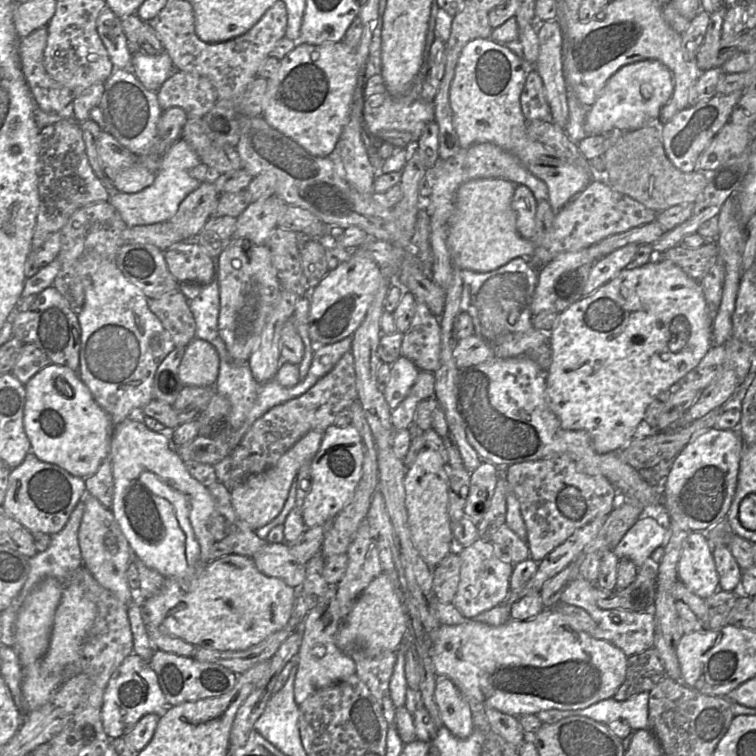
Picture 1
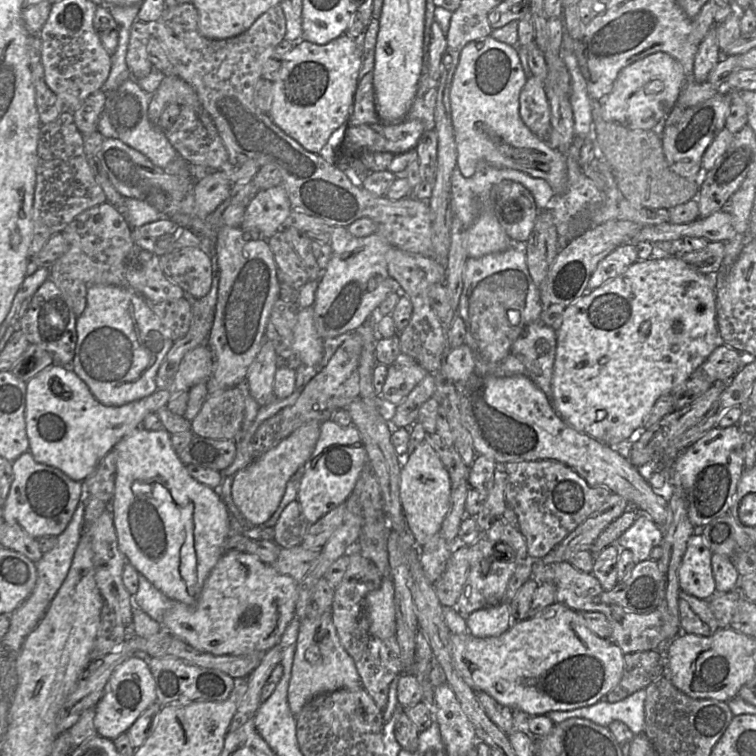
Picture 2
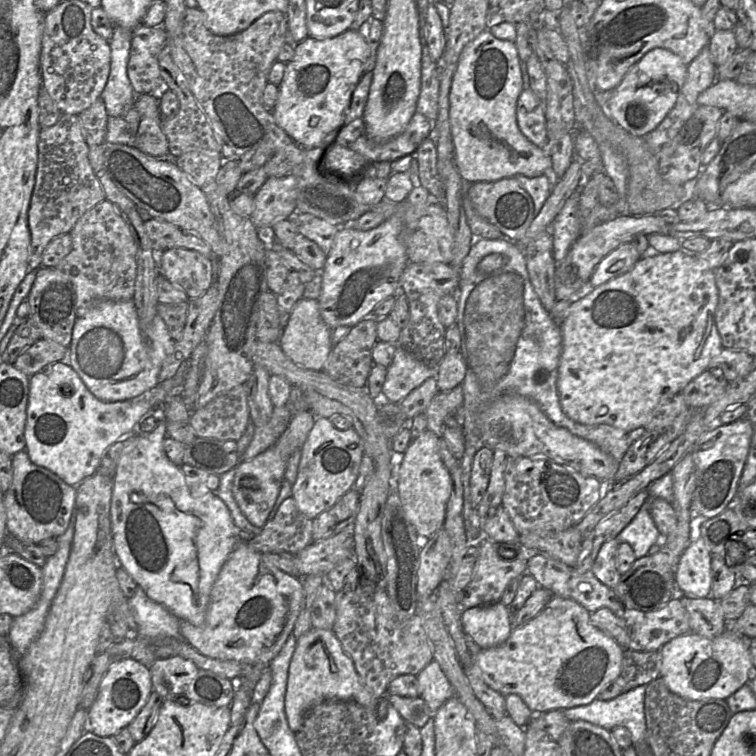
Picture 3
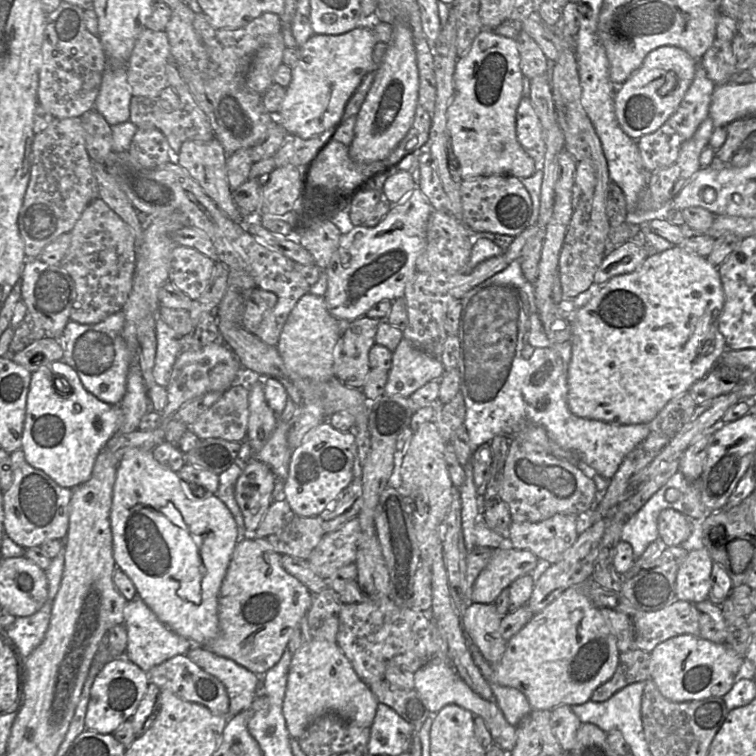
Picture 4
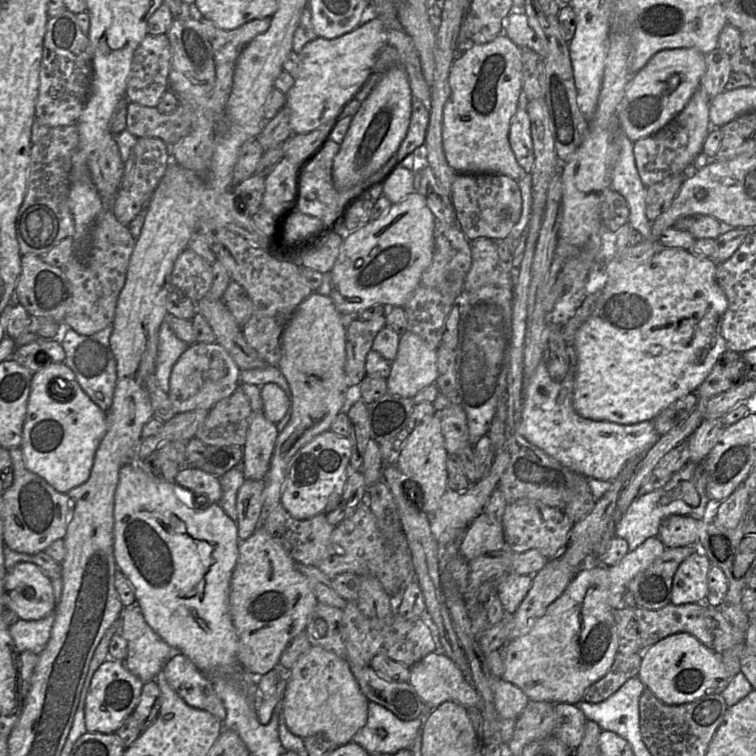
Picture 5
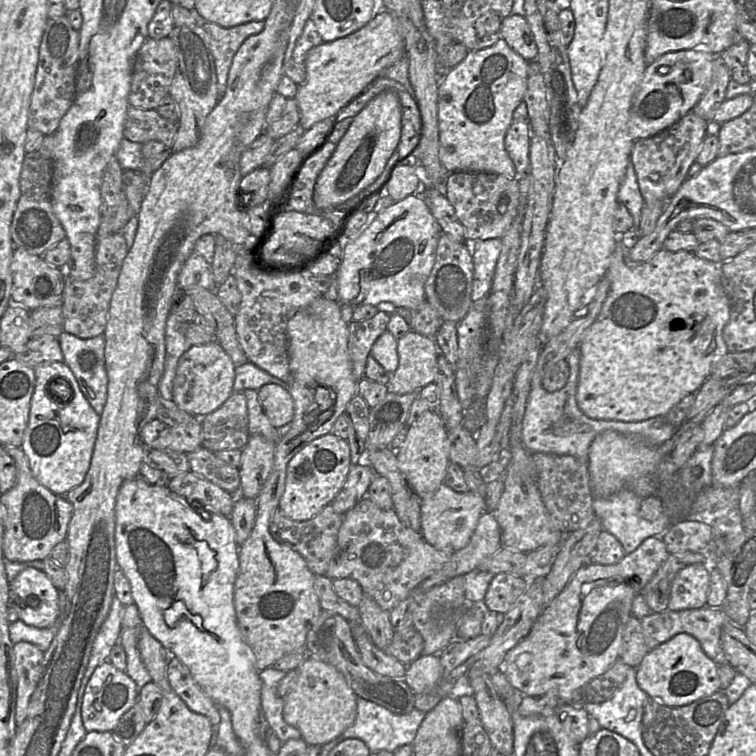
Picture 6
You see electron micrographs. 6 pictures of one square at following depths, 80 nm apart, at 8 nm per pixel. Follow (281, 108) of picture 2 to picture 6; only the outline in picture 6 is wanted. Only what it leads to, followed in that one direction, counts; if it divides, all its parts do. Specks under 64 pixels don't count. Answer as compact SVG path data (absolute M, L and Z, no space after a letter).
M387 10L375 15L358 31L312 48L304 61L306 81L299 85L295 96L300 111L299 125L308 130L320 121L335 118L387 68L405 56L405 41L396 18Z

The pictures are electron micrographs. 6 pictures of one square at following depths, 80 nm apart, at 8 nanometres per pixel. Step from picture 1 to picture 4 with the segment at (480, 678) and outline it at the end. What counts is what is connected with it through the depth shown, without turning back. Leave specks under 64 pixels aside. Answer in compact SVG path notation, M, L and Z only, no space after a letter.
M582 585L566 589L524 625L506 644L504 654L494 666L495 682L521 691L535 710L552 710L559 705L579 705L591 699L594 690L608 681L619 663L620 651L599 608L594 606Z

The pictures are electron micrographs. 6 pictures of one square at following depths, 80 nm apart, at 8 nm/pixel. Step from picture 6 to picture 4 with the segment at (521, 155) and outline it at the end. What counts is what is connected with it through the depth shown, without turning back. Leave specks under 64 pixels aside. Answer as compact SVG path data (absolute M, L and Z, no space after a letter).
M522 97L518 106L516 136L525 152L534 159L537 169L542 169L546 145L542 135L542 127L530 97Z

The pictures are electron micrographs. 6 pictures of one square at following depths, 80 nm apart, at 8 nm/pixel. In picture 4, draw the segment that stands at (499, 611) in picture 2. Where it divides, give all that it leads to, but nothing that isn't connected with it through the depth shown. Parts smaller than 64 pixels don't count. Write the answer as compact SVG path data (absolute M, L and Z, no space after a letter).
M469 602L462 615L464 632L493 666L501 660L507 644L498 631L502 618L494 603Z

